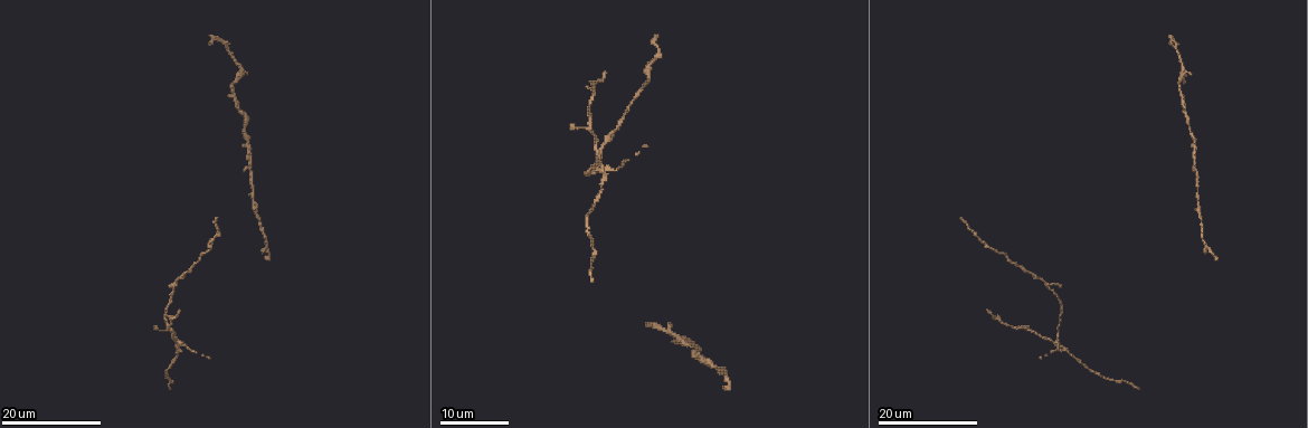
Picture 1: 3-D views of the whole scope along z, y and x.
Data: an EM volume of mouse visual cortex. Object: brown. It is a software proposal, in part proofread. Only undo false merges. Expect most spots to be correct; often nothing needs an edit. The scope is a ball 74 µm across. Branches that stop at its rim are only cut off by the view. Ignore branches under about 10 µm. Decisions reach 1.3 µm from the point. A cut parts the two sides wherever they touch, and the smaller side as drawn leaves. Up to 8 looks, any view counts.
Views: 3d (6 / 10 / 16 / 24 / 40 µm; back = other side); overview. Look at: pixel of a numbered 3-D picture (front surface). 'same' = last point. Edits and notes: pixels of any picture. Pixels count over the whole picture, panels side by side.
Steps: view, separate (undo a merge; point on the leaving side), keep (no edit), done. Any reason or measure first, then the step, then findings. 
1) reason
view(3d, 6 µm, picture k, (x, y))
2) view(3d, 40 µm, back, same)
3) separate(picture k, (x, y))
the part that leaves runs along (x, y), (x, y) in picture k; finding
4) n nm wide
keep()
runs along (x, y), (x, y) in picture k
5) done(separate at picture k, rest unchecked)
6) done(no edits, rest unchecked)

three-way junction
view(3d, 24 µm, picture 1, (252, 192))

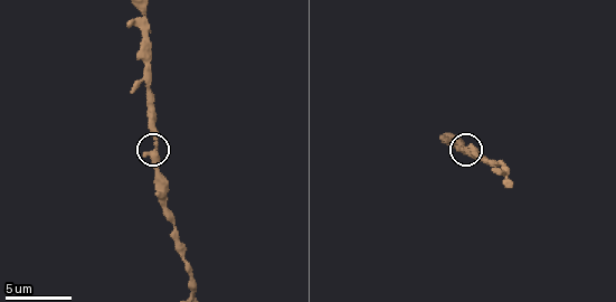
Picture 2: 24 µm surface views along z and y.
zoom in
view(3d, 6 µm, picture 2, (156, 144))

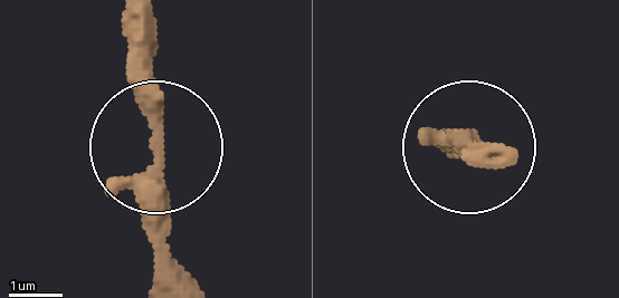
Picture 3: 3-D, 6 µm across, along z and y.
210 nm wide
keep()
runs along (188, 277), (165, 237), (152, 15) in picture 3; continuous, no second neuron

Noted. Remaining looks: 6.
three arms meet
view(3d, 16 µm, picture 1, (1049, 287))

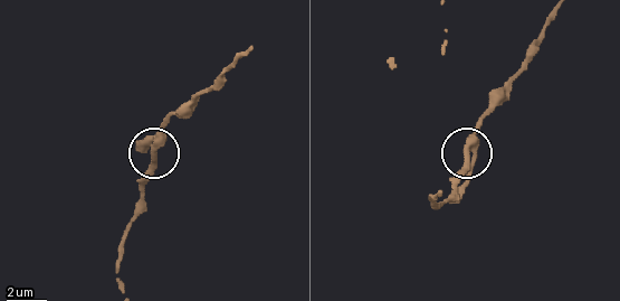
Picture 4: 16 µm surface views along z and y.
zoom in
view(3d, 10 µm, picture 4, (156, 148))

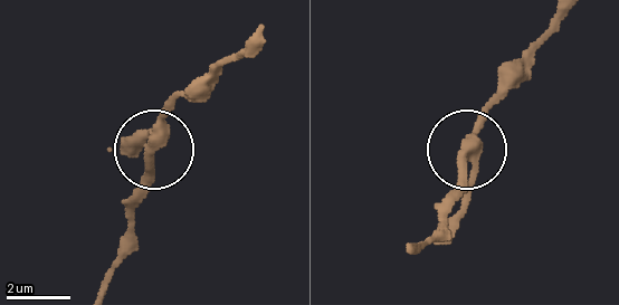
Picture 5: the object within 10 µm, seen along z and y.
side arm 27 µm; 3 arms
keep()
all the same neuron

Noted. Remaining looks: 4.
thick turns thin
view(3d, 16 µm, picture 1, (1059, 316))

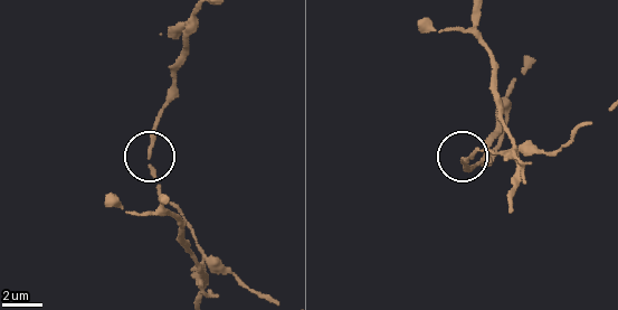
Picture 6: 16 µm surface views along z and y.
view(3d, 6 µm, picture 6, (150, 153))

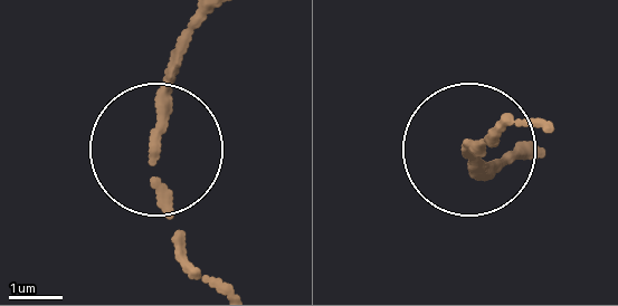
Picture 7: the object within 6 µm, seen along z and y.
keep()
one neuron here

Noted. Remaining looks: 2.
four-way junction
view(3d, 16 µm, picture 1, (177, 345))

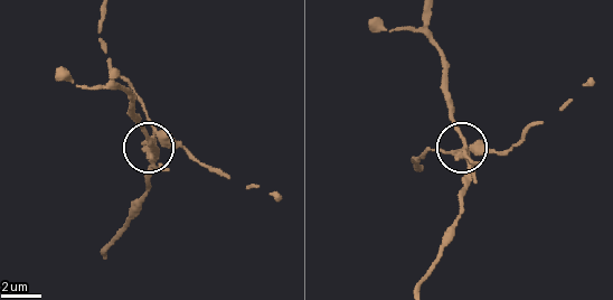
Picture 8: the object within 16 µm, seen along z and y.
view(3d, 10 µm, picture 8, (150, 145))

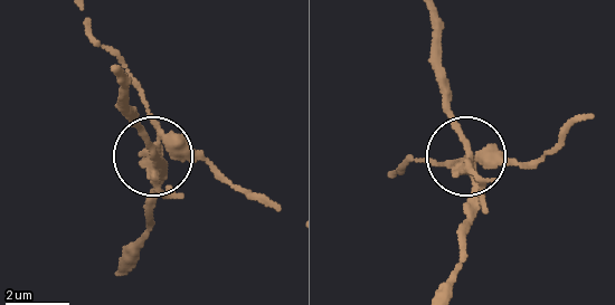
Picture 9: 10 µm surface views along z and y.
separate(picture 9, (154, 178))
a second neuron is stuck on

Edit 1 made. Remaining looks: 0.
done(separate at picture 9, rest unchecked)

